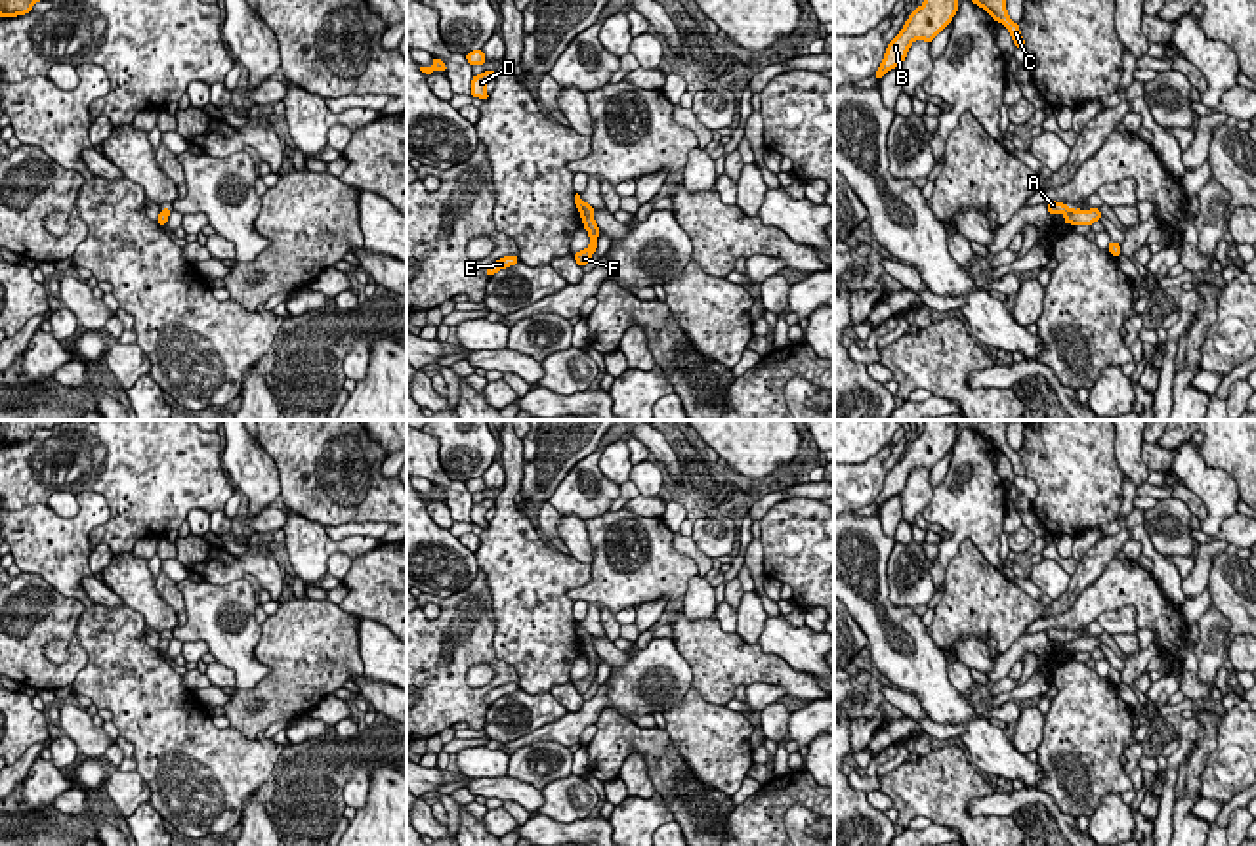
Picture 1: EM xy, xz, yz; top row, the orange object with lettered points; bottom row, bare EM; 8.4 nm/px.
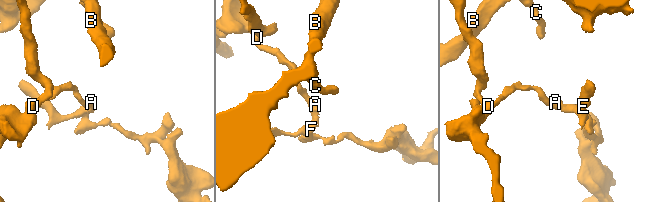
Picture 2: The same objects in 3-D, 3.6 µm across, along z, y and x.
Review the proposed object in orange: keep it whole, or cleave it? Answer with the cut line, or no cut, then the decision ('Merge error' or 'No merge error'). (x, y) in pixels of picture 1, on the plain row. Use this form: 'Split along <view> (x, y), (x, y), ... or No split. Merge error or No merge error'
Split along xz (592, 659), (596, 669). Merge error

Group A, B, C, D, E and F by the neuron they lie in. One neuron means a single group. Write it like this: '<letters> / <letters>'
A D / B C E F

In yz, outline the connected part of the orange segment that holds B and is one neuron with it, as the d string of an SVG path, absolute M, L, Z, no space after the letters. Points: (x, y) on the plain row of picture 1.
M926 420L924 432L905 449L901 460L888 472L884 489L876 498L876 508L895 495L901 495L905 483L914 468L932 468L951 451L956 443L960 424L954 420Z

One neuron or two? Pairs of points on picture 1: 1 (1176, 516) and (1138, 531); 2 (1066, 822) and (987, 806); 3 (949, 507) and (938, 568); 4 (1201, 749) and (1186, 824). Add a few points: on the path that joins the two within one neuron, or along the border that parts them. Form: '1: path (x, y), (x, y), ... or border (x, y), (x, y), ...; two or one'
1: border (1142, 510), (1150, 543), (1163, 556); two
2: path (1046, 803), (1041, 797), (1022, 797), (1006, 803); one
3: path (955, 522), (955, 541), (947, 552); one
4: path (1195, 768), (1192, 797), (1186, 804); one

